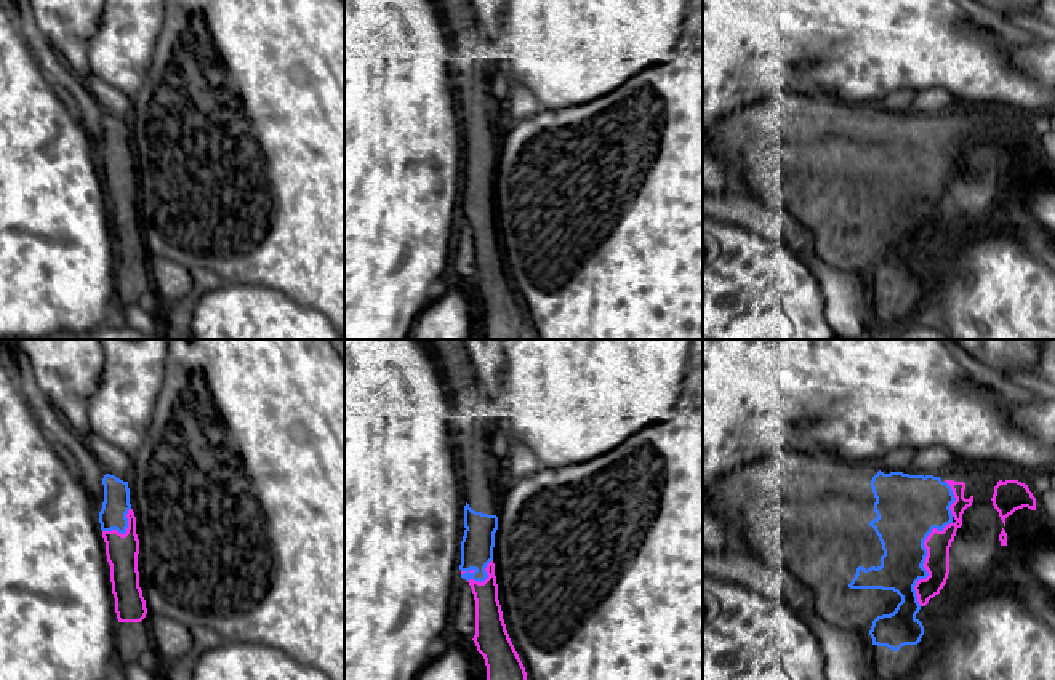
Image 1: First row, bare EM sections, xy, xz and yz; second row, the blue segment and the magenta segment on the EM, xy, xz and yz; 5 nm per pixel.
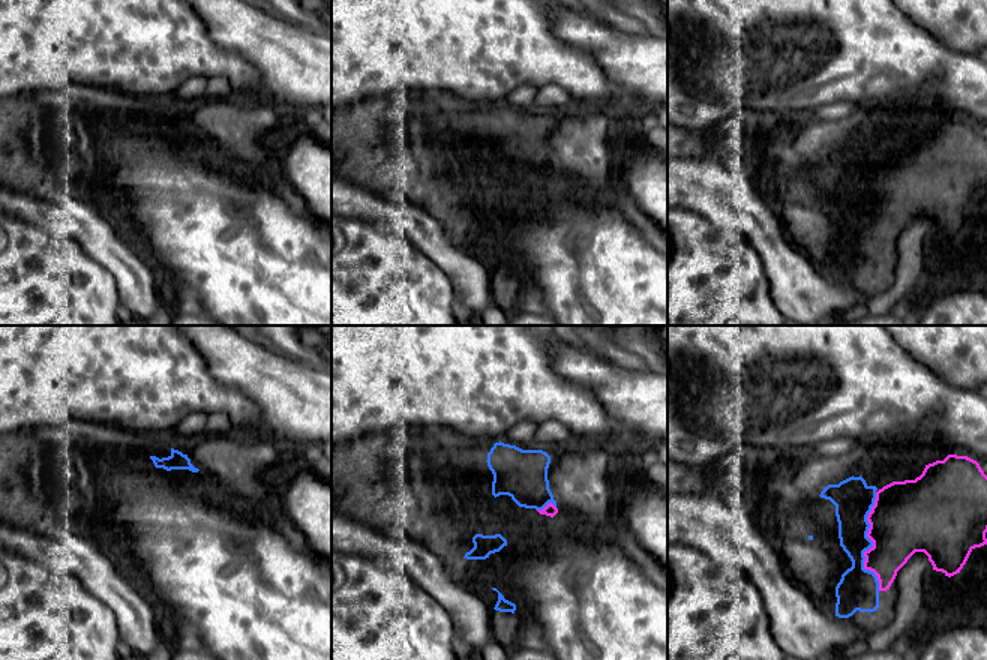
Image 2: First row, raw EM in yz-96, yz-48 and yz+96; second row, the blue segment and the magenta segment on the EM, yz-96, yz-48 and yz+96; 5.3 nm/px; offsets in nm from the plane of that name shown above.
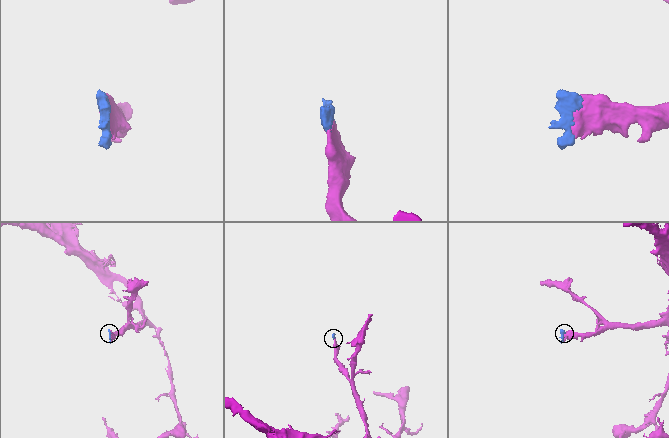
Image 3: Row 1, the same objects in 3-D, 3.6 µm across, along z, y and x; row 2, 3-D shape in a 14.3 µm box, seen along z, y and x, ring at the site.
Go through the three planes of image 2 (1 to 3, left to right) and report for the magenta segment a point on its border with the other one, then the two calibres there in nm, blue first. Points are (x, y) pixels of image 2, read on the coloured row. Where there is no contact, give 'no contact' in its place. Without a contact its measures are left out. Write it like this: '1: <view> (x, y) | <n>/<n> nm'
1: no contact
2: yz-48 (546, 504) | 280/70 nm
3: yz+96 (872, 543) | 200/380 nm

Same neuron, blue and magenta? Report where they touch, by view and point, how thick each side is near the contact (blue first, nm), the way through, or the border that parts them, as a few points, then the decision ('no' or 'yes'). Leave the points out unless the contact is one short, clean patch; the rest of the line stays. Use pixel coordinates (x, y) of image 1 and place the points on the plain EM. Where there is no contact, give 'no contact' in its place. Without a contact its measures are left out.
yz (924, 202) | 300/130 nm | yes

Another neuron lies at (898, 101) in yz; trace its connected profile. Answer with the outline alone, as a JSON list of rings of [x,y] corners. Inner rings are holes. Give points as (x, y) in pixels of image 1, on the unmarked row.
[[[898,90],[892,93],[885,101],[882,101],[877,107],[884,115],[901,114],[913,104],[914,98],[914,90]]]

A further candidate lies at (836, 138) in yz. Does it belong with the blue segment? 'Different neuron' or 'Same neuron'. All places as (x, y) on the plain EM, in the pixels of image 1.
Same neuron

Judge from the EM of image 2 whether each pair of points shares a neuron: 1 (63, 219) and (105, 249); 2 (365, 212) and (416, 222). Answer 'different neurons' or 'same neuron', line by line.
1: same neuron
2: same neuron

